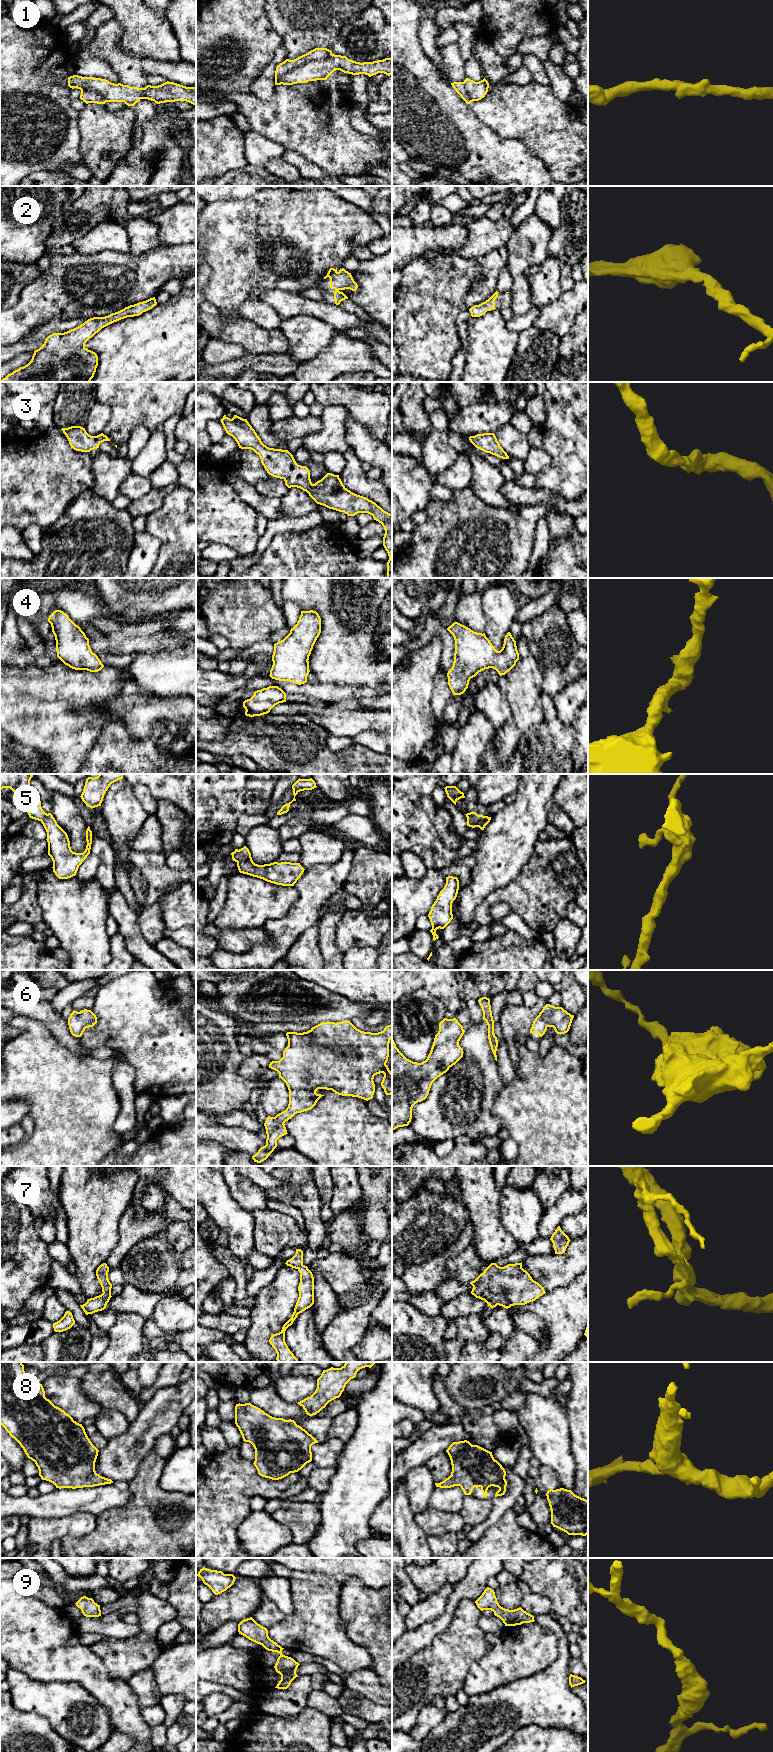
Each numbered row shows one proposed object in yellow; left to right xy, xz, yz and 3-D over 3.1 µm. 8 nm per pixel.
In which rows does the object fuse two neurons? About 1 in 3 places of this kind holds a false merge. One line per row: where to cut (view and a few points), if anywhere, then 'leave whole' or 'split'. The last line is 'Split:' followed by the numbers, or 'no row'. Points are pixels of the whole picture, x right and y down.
1: no cut; leave whole
2: no cut; leave whole
3: no cut; leave whole
4: no cut; leave whole
5: no cut; leave whole
6: no cut; leave whole
7: no cut; leave whole
8: no cut; leave whole
9: no cut; leave whole
Split: no row

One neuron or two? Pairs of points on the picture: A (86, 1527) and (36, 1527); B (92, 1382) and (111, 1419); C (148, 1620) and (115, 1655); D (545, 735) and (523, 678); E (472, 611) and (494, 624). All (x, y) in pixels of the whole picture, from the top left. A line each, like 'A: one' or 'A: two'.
A: one
B: two
C: one
D: two
E: two

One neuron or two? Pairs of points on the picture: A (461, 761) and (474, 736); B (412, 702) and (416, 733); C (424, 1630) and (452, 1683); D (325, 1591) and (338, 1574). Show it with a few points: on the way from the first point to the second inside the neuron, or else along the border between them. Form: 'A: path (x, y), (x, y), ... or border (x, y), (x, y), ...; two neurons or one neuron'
A: path (467, 755), (472, 742); one neuron
B: path (412, 710), (412, 725); one neuron
C: border (448, 1627), (438, 1634), (426, 1647), (411, 1656); two neurons
D: border (322, 1579), (336, 1581), (340, 1585); two neurons

